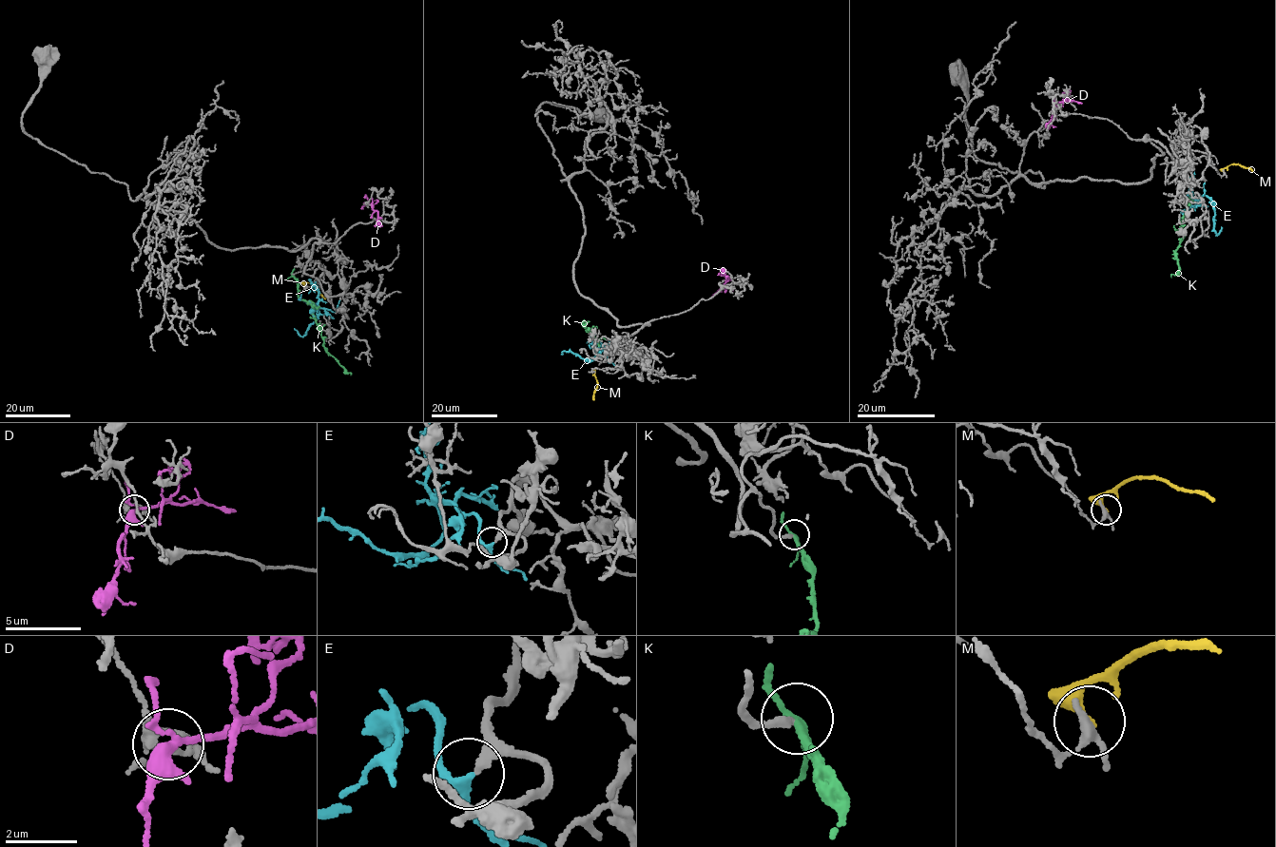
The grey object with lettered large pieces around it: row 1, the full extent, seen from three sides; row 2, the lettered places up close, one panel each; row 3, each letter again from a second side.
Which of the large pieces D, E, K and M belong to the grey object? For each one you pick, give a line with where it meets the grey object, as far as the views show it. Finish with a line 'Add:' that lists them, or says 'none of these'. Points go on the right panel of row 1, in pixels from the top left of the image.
E: meets grey at (1200, 198)
Add: E

